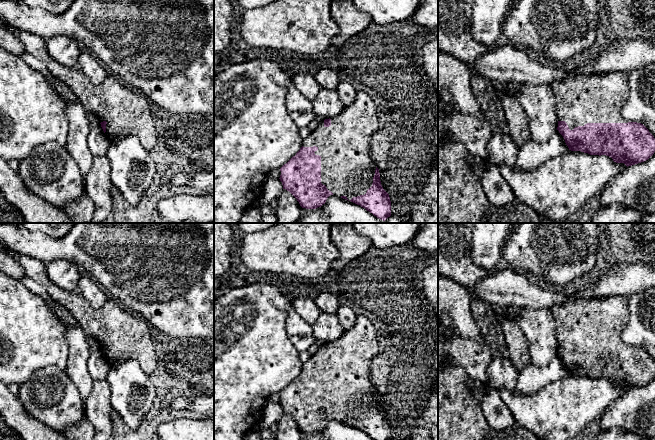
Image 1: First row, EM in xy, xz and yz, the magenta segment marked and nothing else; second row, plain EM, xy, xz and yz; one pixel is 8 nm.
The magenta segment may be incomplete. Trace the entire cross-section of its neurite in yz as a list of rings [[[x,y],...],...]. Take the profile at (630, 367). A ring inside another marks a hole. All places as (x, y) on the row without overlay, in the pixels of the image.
[[[611,296],[607,298],[581,298],[569,301],[565,304],[554,305],[550,308],[553,319],[556,322],[556,339],[558,342],[557,354],[563,360],[566,369],[571,375],[581,375],[590,379],[606,379],[613,383],[616,387],[624,387],[627,391],[648,384],[655,376],[655,362],[649,354],[641,347],[629,346],[622,341],[622,333],[627,324],[629,312],[627,299],[620,296]]]

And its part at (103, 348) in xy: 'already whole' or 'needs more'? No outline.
needs more

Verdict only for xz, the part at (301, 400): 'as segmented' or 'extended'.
extended

